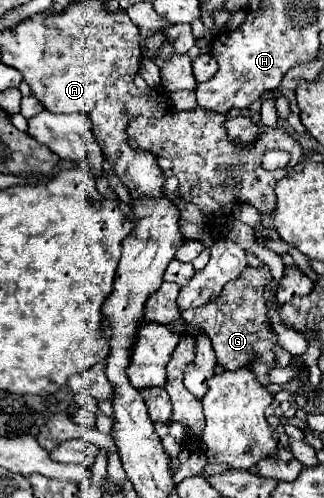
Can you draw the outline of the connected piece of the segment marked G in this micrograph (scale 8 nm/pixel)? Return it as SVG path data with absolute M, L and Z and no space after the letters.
M246 266L242 274L224 286L222 294L216 300L210 300L208 304L192 310L184 310L182 318L200 328L206 336L210 336L218 364L226 370L240 370L250 368L256 374L256 380L260 384L268 384L268 370L274 368L274 344L276 334L270 332L266 326L268 310L264 302L264 286L270 278L268 266Z

